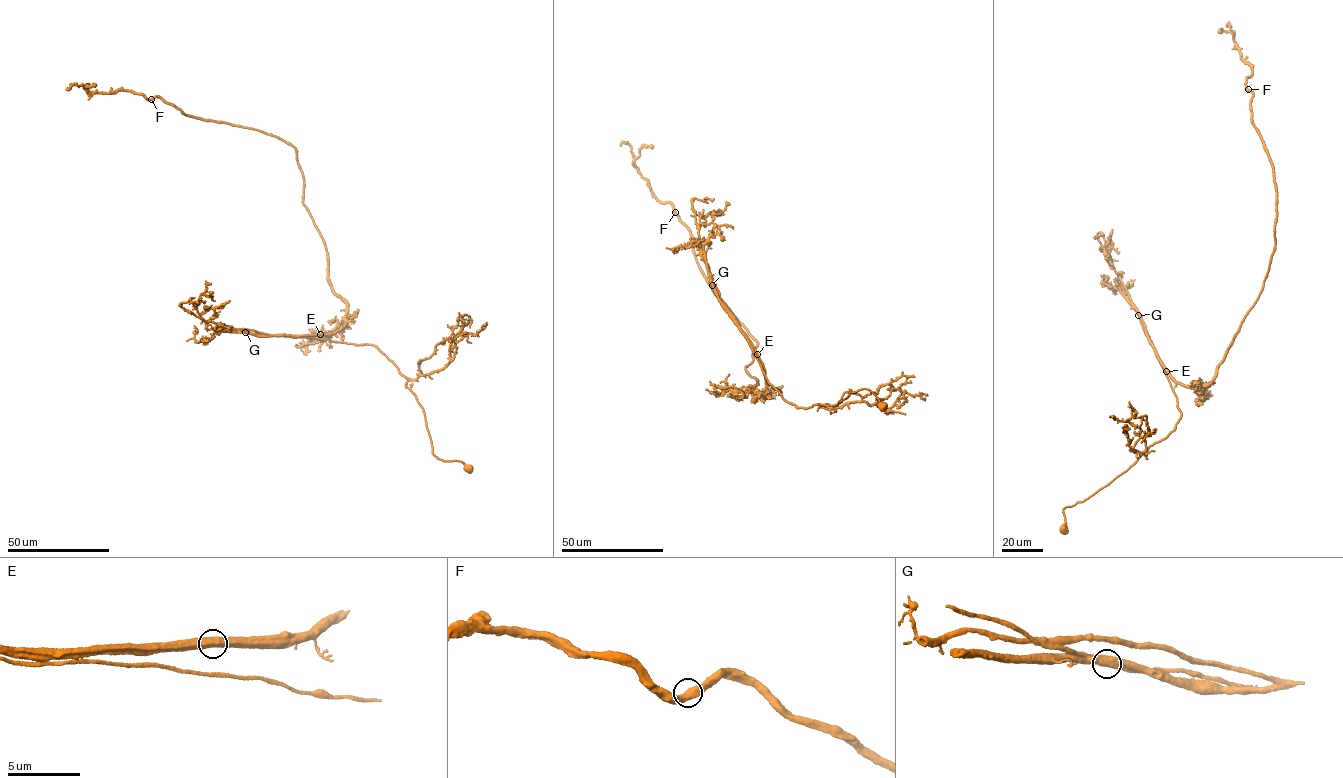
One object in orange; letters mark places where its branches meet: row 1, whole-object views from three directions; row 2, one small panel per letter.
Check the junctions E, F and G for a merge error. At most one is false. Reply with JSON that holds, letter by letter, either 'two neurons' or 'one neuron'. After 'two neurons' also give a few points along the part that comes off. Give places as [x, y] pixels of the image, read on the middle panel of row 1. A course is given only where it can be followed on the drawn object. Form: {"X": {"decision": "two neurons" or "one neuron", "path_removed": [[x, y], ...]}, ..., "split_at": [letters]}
{"E": {"decision": "one neuron"}, "F": {"decision": "one neuron"}, "G": {"decision": "two neurons", "path_removed": [[712, 285], [784, 399], [798, 407], [822, 407], [867, 389], [883, 409]]}, "split_at": ["G"]}

